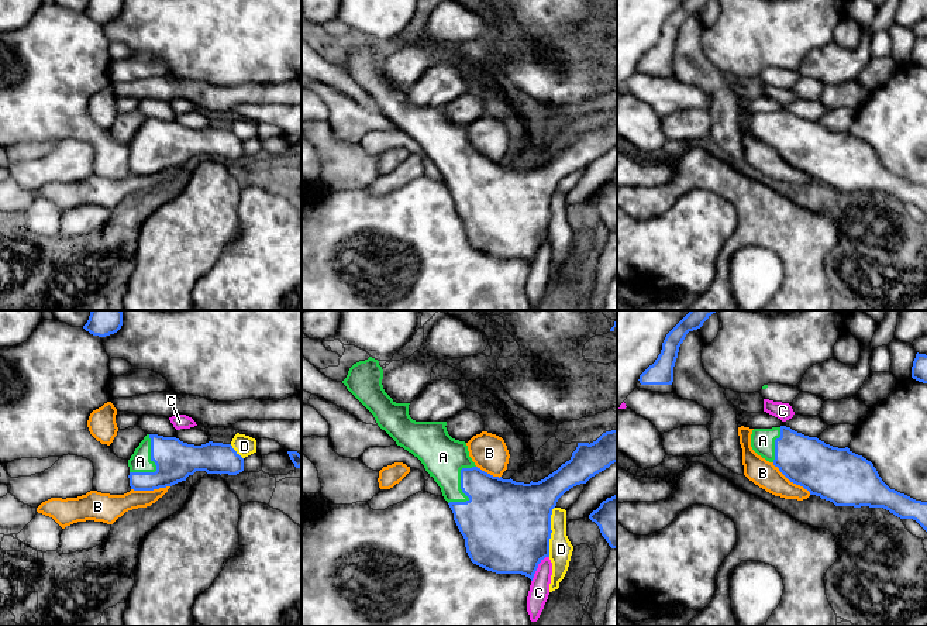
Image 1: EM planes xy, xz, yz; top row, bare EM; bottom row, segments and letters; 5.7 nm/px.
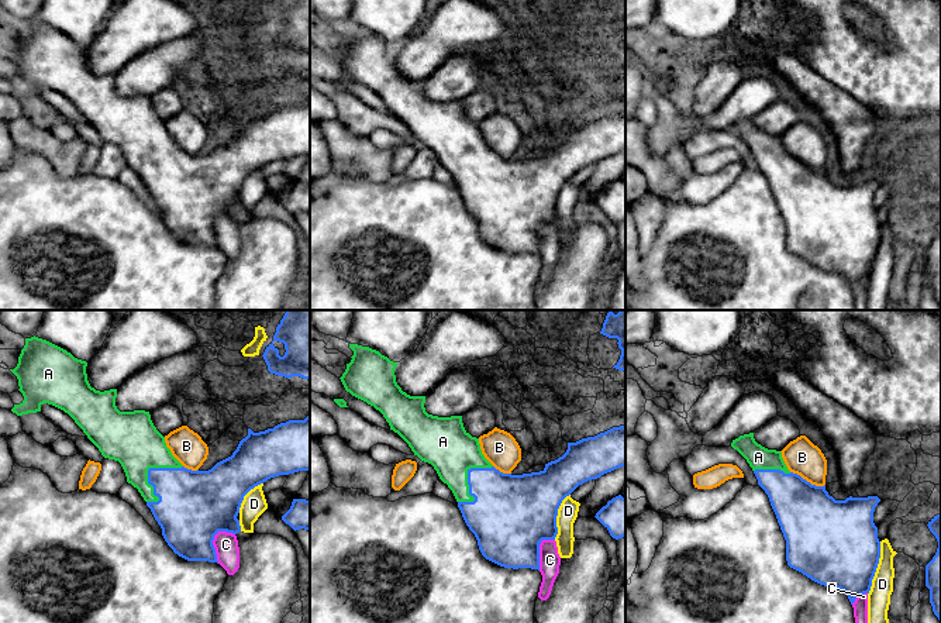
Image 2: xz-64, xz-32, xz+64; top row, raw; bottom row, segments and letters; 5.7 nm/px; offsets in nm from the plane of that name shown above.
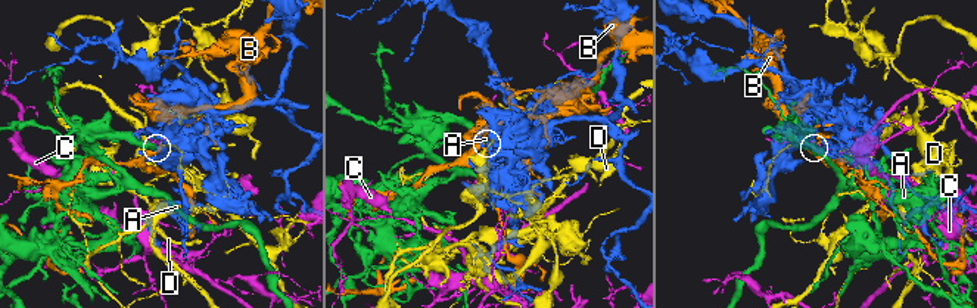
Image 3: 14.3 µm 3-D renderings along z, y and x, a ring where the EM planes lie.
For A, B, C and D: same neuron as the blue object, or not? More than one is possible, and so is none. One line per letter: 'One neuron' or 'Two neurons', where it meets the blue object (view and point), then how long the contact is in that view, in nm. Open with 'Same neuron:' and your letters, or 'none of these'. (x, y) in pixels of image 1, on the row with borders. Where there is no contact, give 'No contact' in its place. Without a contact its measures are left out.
Same neuron: A
A: One neuron. Touches blue at xz (461, 487). Shared border 280 nm
B: Two neurons. Touches blue at yz (792, 481). Shared border 280 nm
C: Two neurons. Touches blue at xz (537, 567). Shared border 180 nm
D: Two neurons. Touches blue at xz (551, 532). Shared border 280 nm

